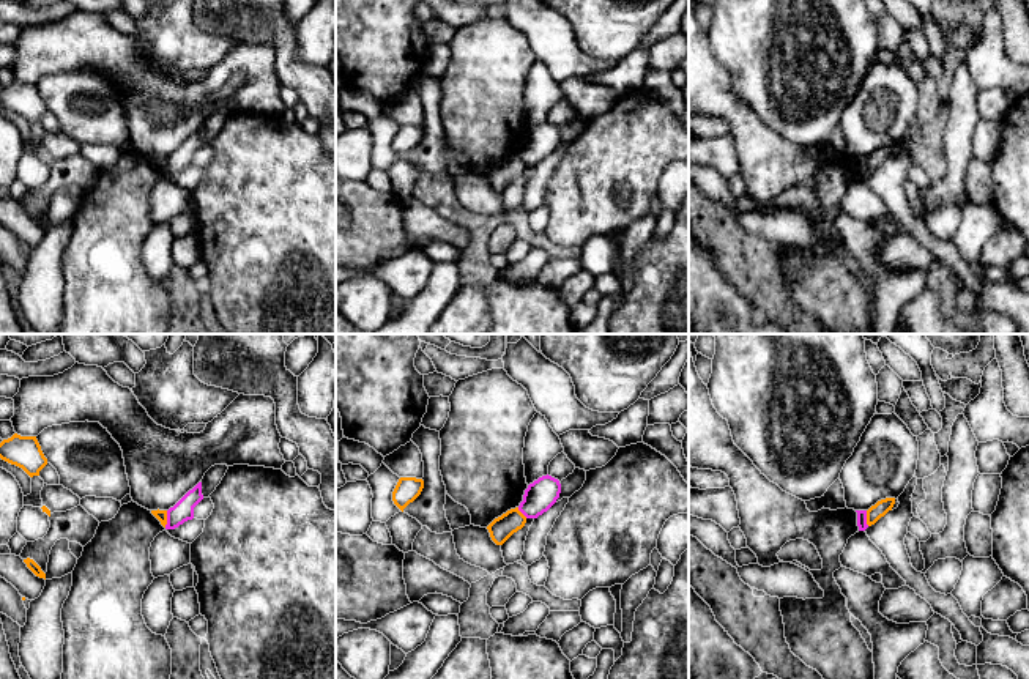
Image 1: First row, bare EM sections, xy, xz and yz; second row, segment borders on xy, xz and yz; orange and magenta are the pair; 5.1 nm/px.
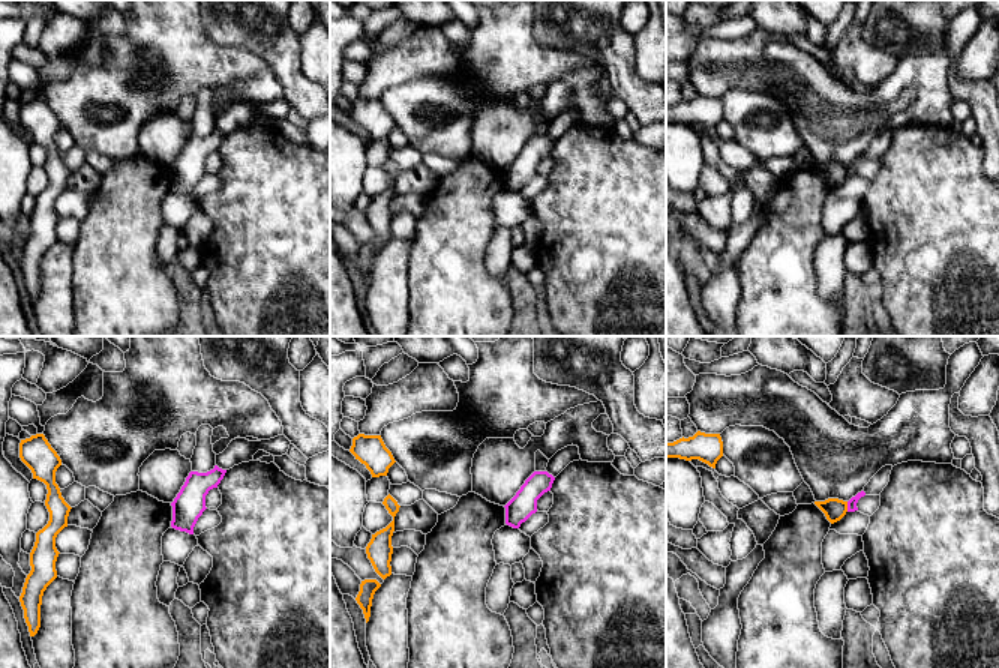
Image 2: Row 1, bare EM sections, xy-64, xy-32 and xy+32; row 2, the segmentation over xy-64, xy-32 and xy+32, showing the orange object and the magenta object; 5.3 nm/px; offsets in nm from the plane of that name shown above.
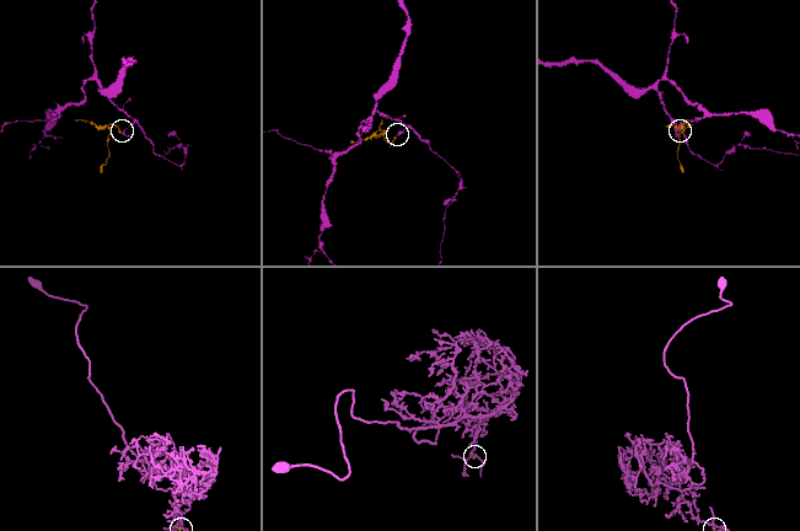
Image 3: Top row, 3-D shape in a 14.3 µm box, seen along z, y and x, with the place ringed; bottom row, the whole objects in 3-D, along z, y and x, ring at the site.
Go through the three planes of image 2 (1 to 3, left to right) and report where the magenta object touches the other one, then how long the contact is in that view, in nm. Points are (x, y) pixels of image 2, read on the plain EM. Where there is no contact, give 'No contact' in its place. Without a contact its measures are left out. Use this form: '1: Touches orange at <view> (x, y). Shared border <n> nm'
1: No contact
2: No contact
3: Touches orange at xy+32 (846, 170). Shared border 60 nm

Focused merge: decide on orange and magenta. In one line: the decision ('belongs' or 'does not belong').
does not belong

